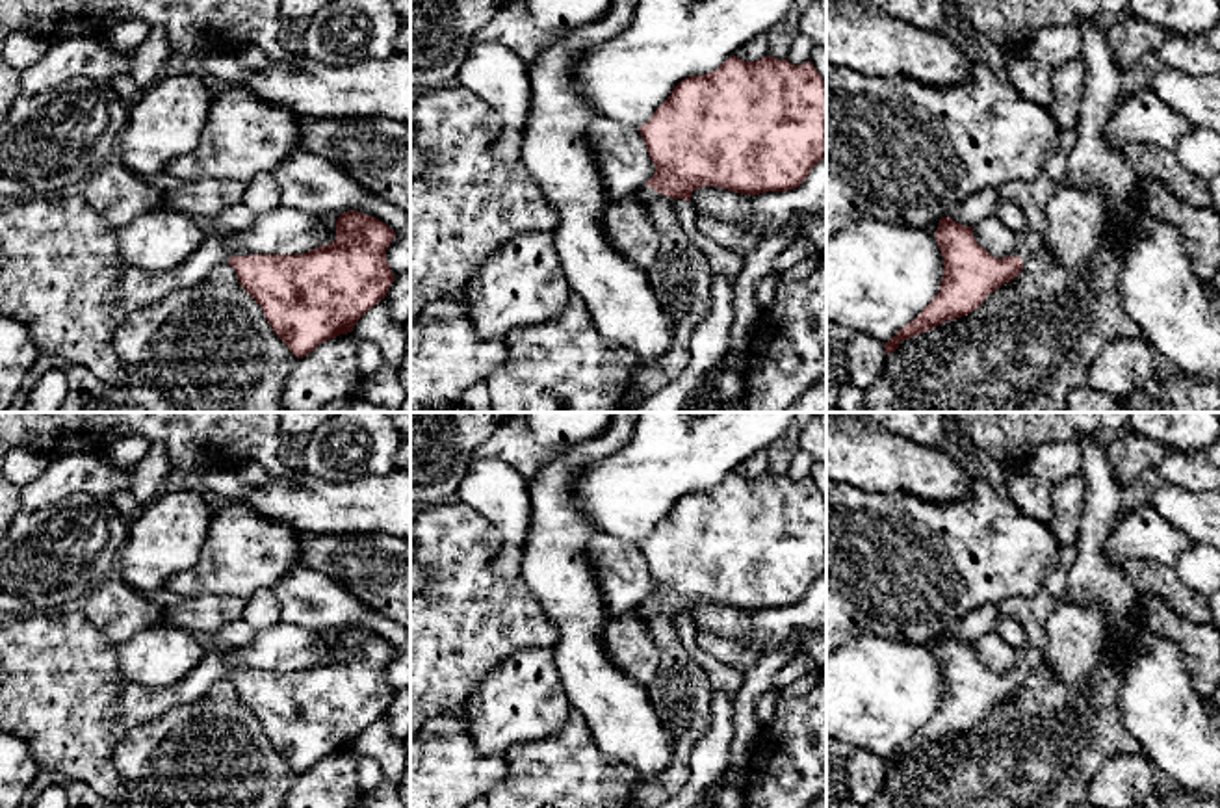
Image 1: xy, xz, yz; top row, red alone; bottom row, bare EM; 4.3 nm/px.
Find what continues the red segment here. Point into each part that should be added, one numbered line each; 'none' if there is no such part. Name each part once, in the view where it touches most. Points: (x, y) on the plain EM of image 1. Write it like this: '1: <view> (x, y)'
1: xz (645, 610)

